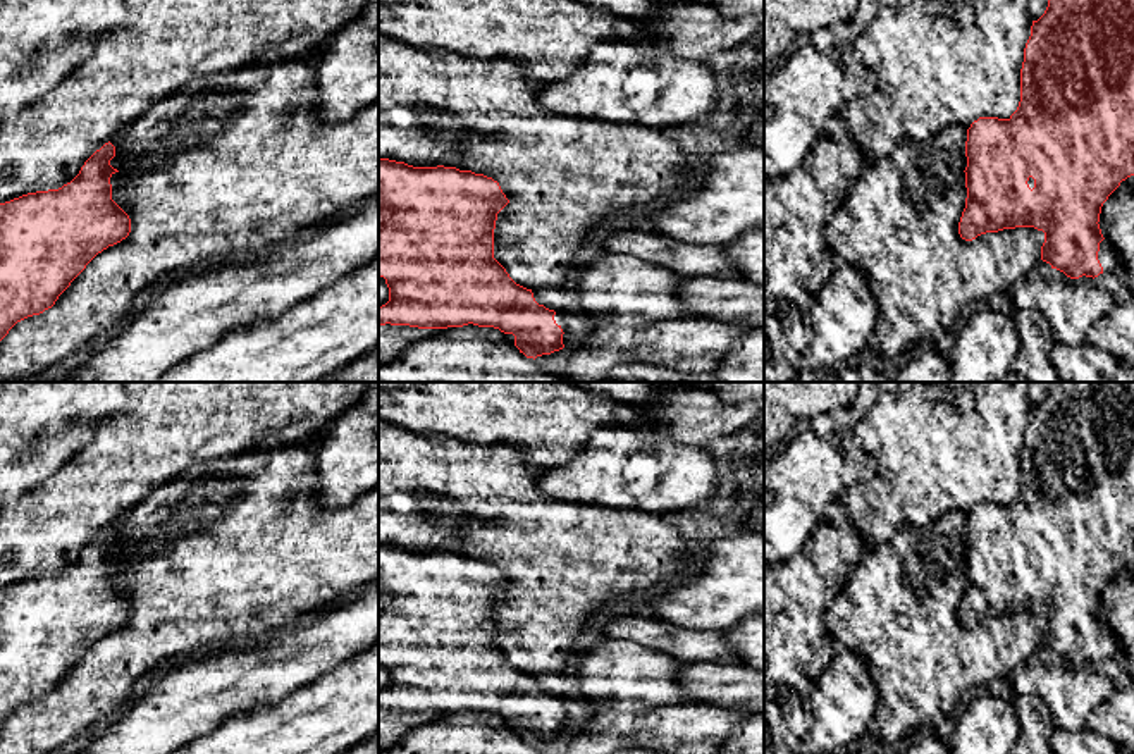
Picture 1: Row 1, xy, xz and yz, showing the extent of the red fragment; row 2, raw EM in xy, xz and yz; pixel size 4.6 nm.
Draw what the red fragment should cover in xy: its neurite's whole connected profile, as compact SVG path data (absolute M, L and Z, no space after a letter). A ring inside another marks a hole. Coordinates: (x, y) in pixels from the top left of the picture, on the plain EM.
M108 527L62 573L0 589L0 726L17 708L52 694L98 639L129 621L131 604L112 585L114 542Z

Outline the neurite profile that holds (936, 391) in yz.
M926 382L928 399L955 403L957 406L967 410L974 406L974 394L969 389L958 389L955 392L948 391L941 382Z

